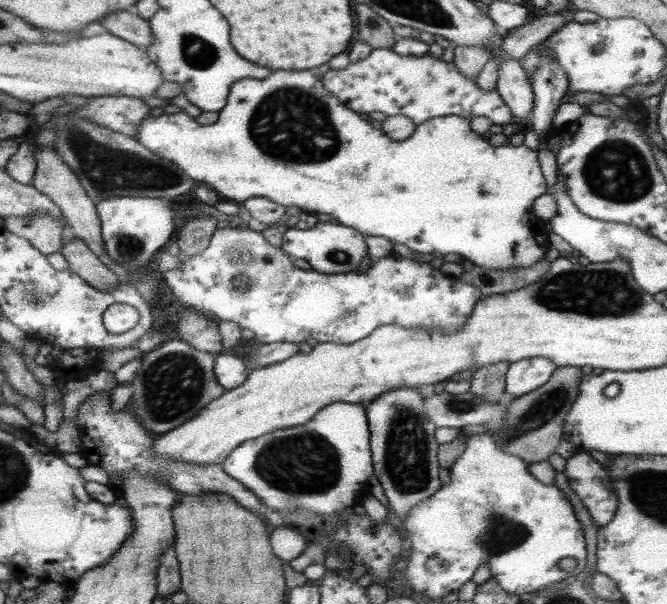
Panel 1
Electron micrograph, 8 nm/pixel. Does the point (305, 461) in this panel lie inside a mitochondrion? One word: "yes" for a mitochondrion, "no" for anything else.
yes

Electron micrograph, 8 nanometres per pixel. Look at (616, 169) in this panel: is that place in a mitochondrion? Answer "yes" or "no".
yes

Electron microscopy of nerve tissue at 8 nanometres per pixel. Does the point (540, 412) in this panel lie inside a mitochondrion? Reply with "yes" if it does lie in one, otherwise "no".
yes

